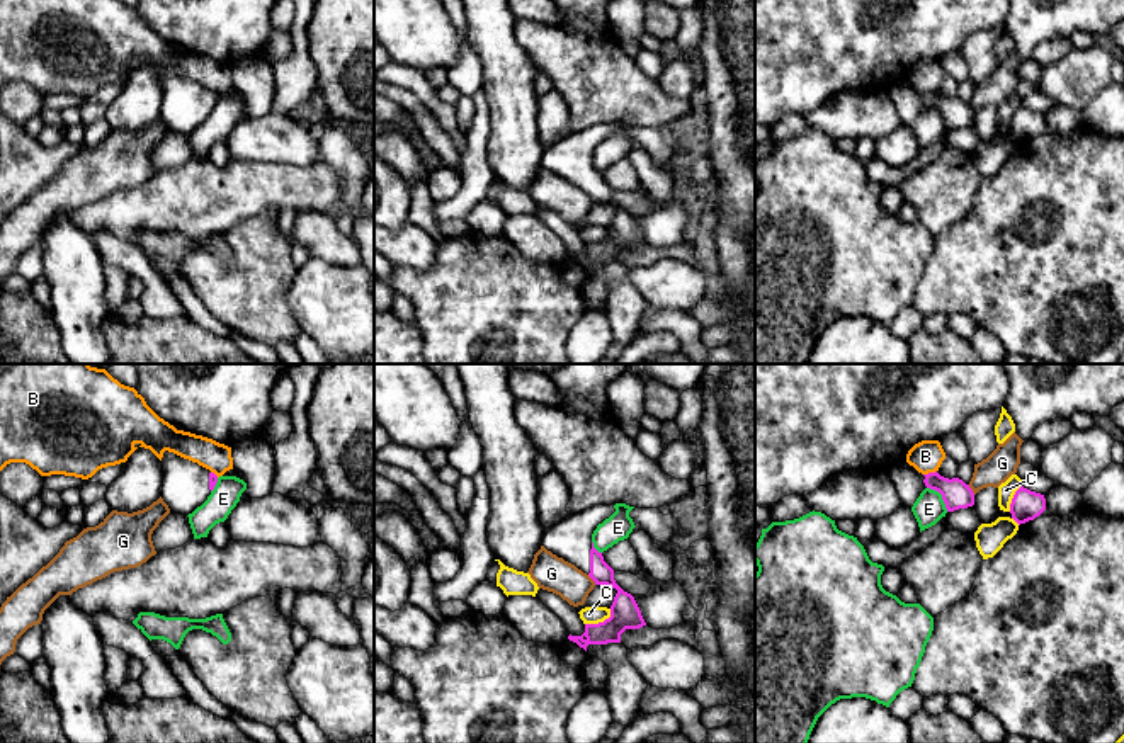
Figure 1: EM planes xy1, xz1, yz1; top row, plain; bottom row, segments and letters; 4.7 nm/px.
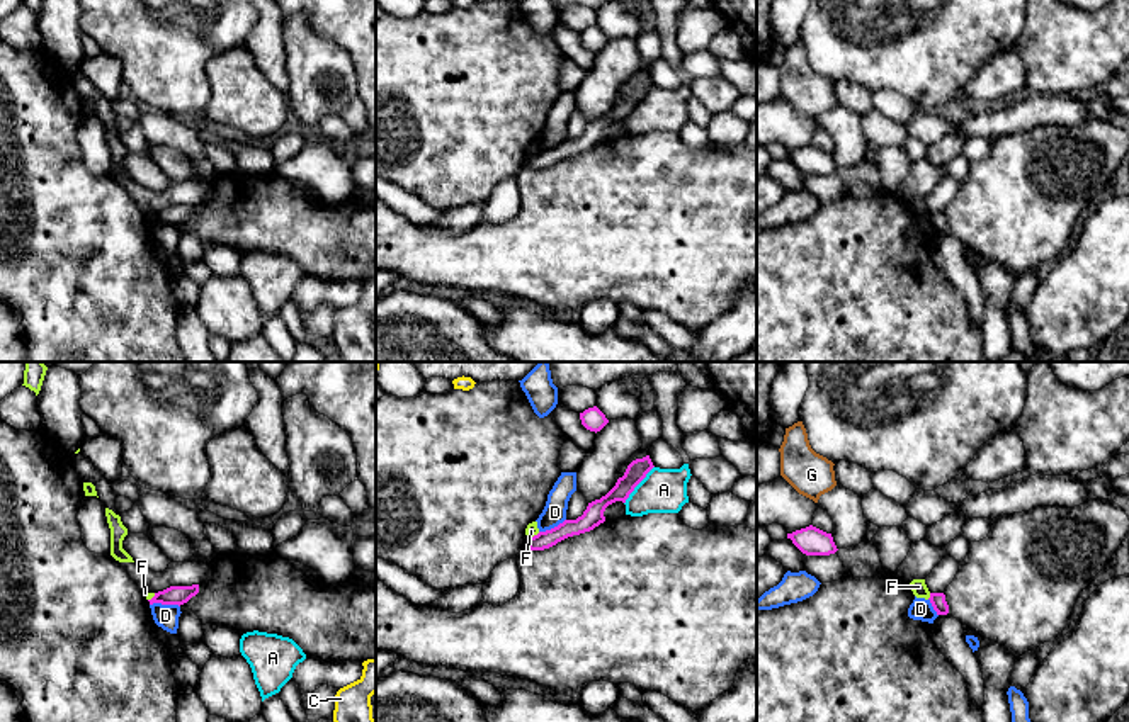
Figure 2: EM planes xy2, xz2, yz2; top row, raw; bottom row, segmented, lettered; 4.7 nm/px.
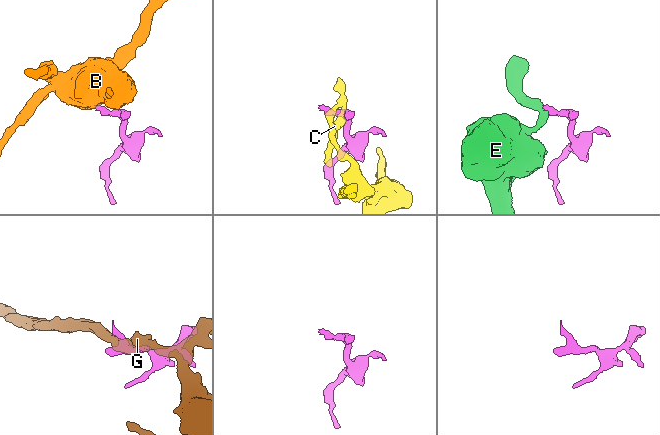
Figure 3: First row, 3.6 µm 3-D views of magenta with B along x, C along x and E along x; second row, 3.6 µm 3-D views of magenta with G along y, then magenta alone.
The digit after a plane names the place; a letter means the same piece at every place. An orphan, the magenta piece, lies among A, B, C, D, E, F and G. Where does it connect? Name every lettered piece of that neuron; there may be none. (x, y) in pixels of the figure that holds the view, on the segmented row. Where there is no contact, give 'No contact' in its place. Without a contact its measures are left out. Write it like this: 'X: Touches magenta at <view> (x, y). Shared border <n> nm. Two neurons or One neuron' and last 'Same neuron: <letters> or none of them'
A: Touches magenta at xz2 (638, 483). Shared border 240 nm. Two neurons
B: Touches magenta at yz1 (929, 473). Shared border 70 nm. Two neurons
C: Touches magenta at xz1 (601, 623). Shared border 150 nm. Two neurons
D: Touches magenta at xy2 (165, 603). Shared border 140 nm. Two neurons
E: Touches magenta at yz1 (942, 497). Shared border 160 nm. Two neurons
F: Touches magenta at yz2 (930, 597). Shared border 40 nm. Two neurons
G: Touches magenta at xz1 (592, 578). Shared border 60 nm. Two neurons
Same neuron: none of them

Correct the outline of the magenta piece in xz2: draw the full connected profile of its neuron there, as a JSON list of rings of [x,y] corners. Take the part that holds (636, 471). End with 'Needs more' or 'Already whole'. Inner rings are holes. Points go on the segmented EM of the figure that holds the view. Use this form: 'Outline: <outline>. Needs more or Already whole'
Outline: [[[650,455],[633,460],[624,476],[617,479],[616,486],[600,499],[588,503],[587,510],[576,520],[564,520],[558,527],[539,532],[534,537],[527,539],[527,547],[530,550],[544,550],[558,542],[593,530],[605,522],[604,511],[609,505],[616,501],[626,503],[634,488],[646,477],[653,469]]]. Already whole

